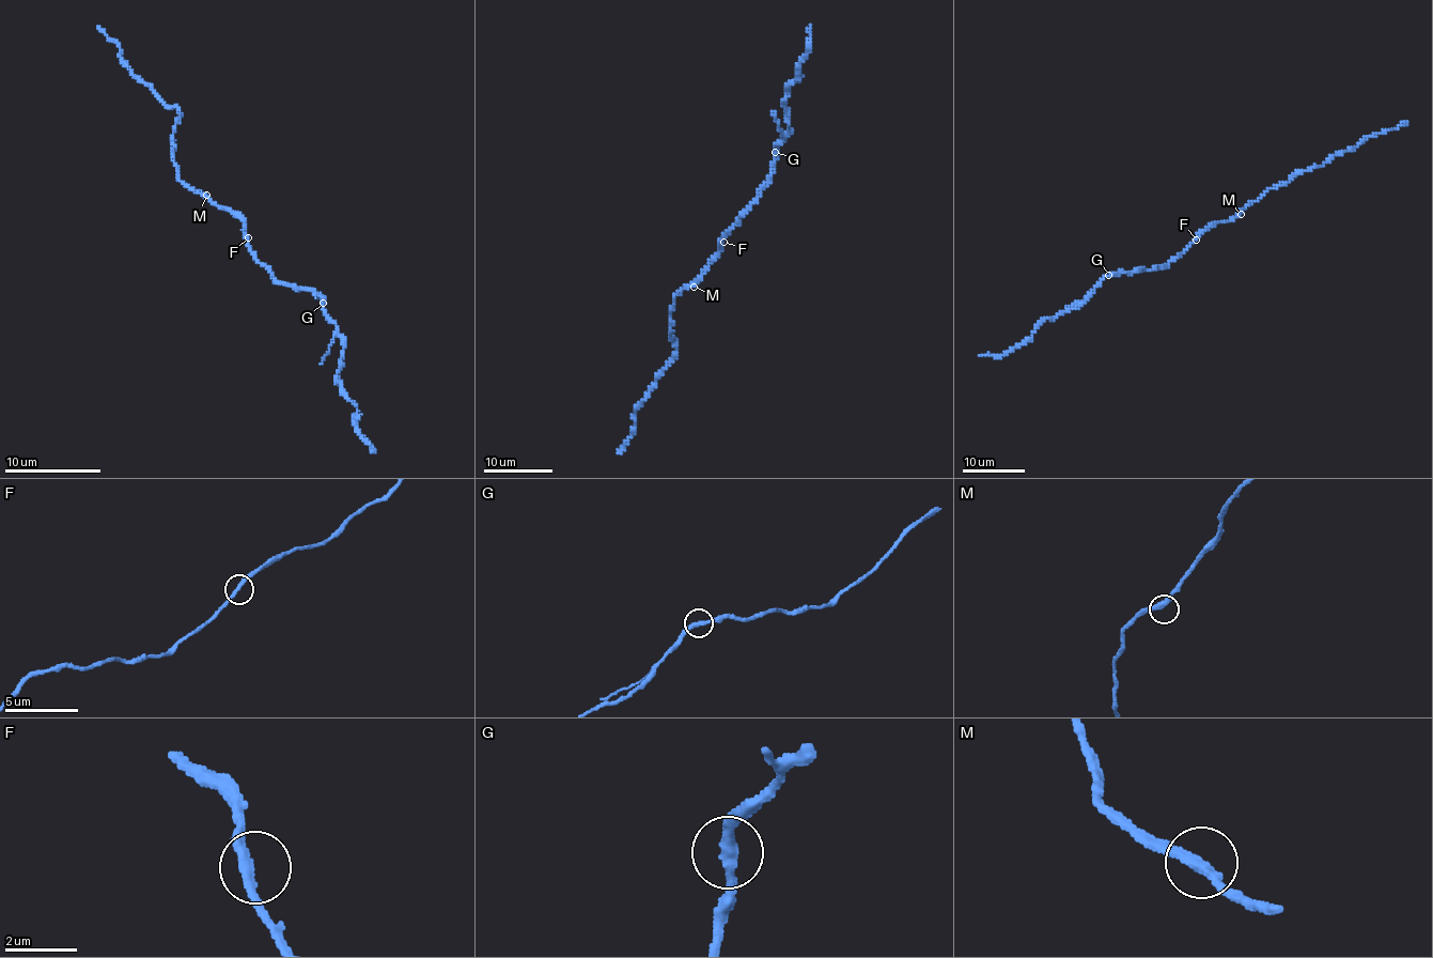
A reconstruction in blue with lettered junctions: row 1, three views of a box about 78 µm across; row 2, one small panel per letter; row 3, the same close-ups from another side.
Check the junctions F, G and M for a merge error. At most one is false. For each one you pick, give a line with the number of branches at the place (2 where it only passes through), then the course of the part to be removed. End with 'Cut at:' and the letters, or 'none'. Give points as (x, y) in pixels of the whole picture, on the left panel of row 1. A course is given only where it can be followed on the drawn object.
Cut at: none

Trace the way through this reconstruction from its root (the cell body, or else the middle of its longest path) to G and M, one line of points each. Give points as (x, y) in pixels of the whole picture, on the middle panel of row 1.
G: (720, 240), (768, 181), (775, 152)
M: (720, 240), (720, 251), (694, 287)

